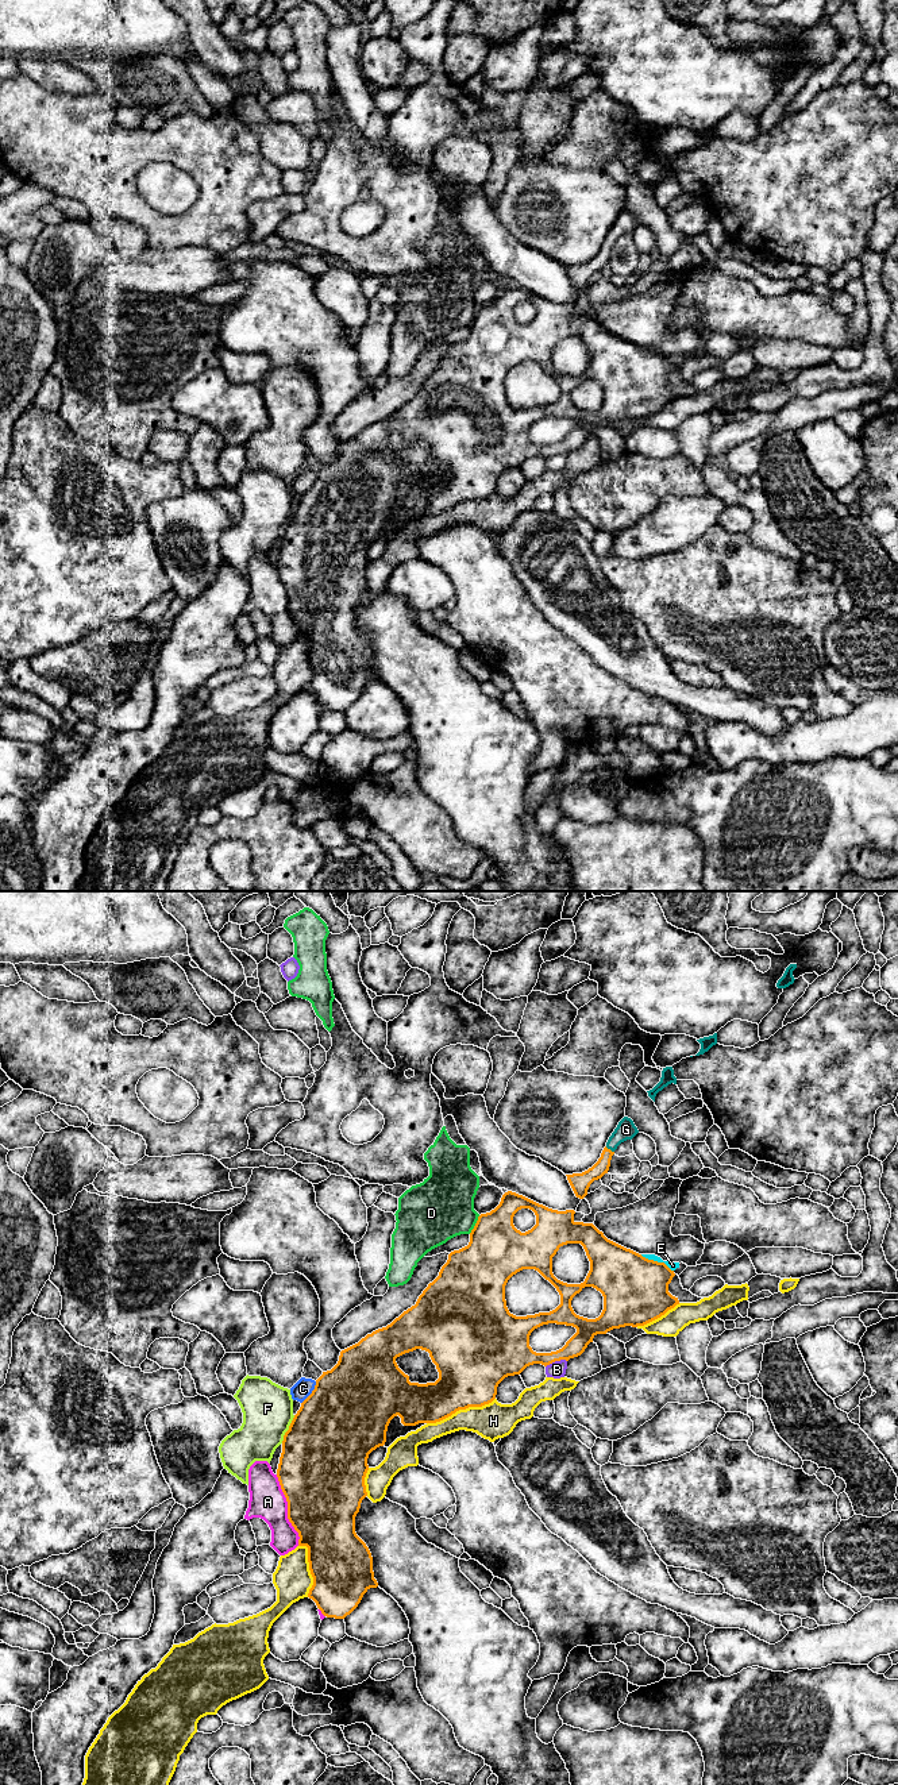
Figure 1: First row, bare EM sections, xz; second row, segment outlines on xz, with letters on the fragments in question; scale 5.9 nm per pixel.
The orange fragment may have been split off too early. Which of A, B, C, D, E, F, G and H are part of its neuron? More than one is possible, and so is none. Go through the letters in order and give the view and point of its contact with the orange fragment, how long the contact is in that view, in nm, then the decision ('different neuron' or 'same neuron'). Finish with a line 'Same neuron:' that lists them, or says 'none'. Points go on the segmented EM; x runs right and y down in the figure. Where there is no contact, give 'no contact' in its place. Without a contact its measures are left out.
A: xz (288, 1510) | 440 nm | different neuron
B: xz (555, 1360) | 130 nm | different neuron
C: xz (312, 1392) | 160 nm | different neuron
D: xz (476, 1225) | 130 nm | different neuron
E: xz (656, 1261) | 220 nm | different neuron
F: xz (289, 1429) | 190 nm | different neuron
G: xz (609, 1149) | 70 nm | same neuron
H: xz (461, 1408) | 440 nm | different neuron
Same neuron: G

